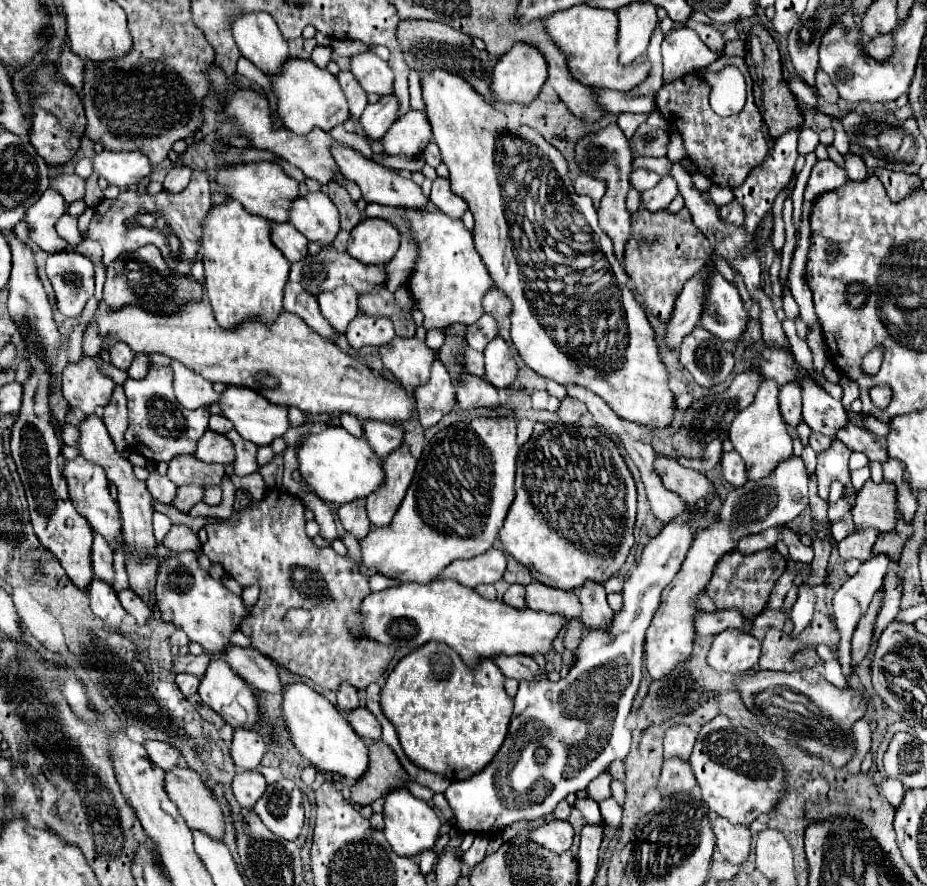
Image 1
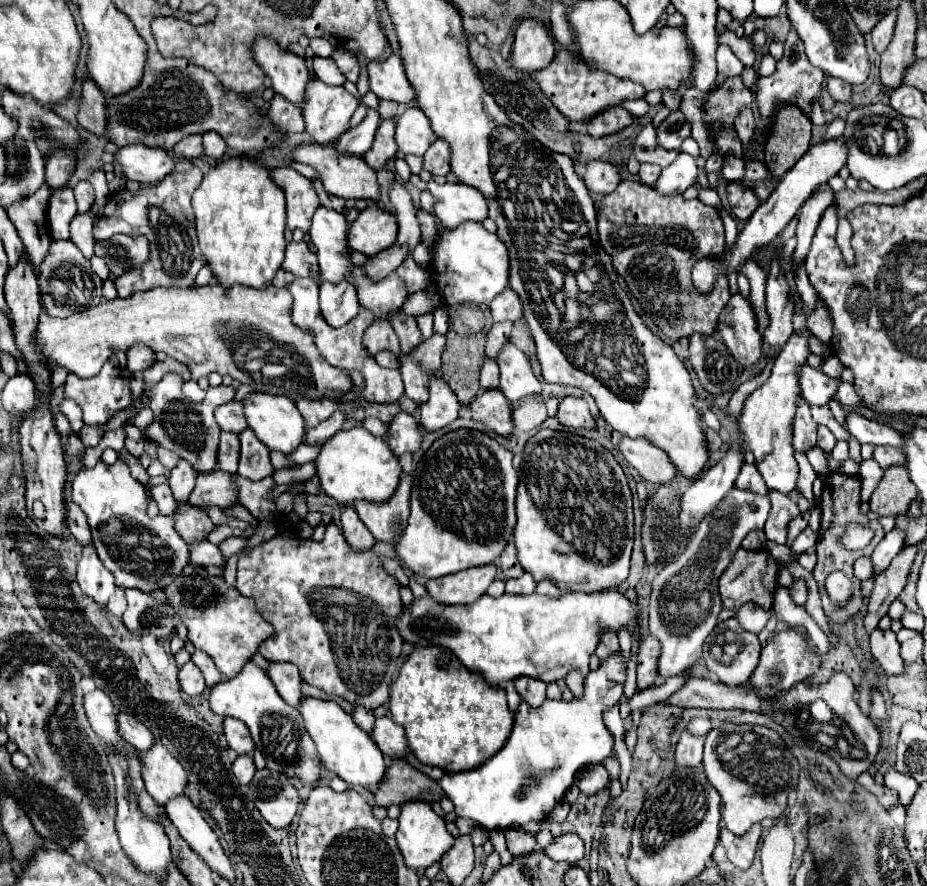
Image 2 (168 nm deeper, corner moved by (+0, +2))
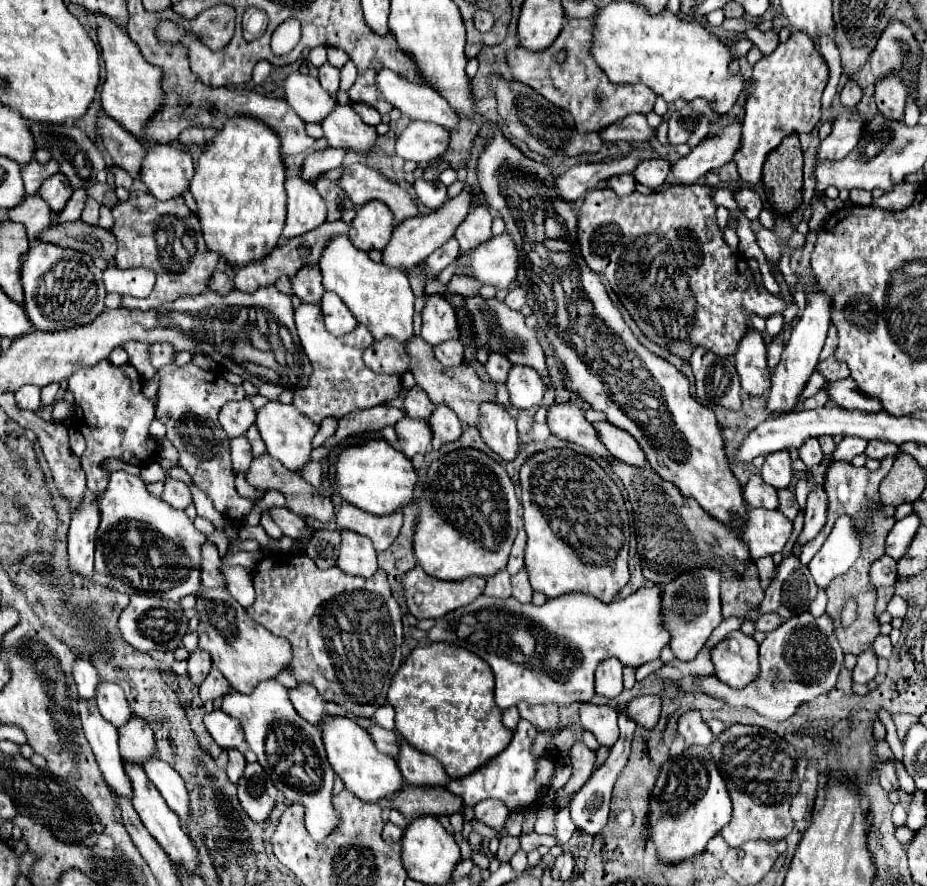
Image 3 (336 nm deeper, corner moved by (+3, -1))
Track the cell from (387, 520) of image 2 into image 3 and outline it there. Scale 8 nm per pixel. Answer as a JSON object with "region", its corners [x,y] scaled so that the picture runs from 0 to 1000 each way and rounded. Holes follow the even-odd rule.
{"region":[[[370,568],[361,581],[361,588],[366,597],[376,597],[376,599],[398,606],[402,611],[405,622],[415,622],[417,617],[422,617],[422,613],[430,604],[430,597],[435,593],[435,579],[426,577],[426,579],[409,584],[409,581],[389,577],[383,570]]]}

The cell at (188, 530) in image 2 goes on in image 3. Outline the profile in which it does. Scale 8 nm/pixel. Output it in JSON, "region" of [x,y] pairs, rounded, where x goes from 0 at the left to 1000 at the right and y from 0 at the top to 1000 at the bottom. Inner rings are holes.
{"region":[[[221,611],[217,615],[217,660],[219,663],[241,663],[236,640],[238,640],[238,629],[232,613]]]}

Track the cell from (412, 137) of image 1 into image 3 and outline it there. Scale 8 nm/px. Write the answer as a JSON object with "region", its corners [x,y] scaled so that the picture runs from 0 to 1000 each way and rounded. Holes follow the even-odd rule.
{"region":[[[443,137],[437,148],[428,155],[426,173],[437,182],[458,184],[482,168],[484,150],[469,139],[458,137]]]}

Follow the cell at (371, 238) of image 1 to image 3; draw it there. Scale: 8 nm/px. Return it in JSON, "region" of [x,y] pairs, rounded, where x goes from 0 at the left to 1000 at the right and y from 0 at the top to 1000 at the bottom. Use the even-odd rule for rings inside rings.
{"region":[[[409,227],[392,231],[376,258],[379,274],[389,283],[413,283],[424,265],[424,243],[422,236]]]}

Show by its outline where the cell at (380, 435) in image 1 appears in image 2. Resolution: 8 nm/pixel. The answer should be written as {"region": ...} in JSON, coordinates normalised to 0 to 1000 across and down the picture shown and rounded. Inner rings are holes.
{"region":[[[431,465],[421,479],[419,479],[419,501],[427,515],[438,512],[438,510],[449,510],[455,501],[455,485],[451,474],[440,467]]]}

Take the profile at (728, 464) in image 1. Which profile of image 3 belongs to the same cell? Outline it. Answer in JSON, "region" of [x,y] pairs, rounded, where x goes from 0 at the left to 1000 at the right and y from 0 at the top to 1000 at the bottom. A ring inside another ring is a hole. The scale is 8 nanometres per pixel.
{"region":[[[819,534],[810,536],[808,543],[802,547],[802,563],[804,563],[806,572],[823,572],[823,574],[836,574],[838,572],[836,550],[823,545]]]}

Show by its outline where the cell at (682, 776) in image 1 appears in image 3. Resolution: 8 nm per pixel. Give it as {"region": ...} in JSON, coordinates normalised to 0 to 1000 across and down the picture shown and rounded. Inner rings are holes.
{"region":[[[741,802],[732,809],[732,818],[730,818],[732,830],[739,834],[741,843],[754,841],[754,843],[765,843],[769,836],[769,830],[765,825],[765,821],[761,818],[761,814],[756,812],[754,802]]]}

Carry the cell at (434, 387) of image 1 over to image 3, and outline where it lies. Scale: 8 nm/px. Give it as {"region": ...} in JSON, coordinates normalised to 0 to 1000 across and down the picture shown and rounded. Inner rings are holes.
{"region":[[[471,457],[463,471],[463,480],[467,486],[467,507],[474,507],[482,498],[495,495],[499,480],[495,471],[480,457]]]}

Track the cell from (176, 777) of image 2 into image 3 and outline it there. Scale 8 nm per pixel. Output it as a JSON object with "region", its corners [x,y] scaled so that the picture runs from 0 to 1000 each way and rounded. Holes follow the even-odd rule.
{"region":[[[146,807],[146,812],[141,812],[133,825],[128,825],[128,845],[133,859],[154,866],[159,857],[169,852],[169,836],[163,821],[159,821],[159,816]]]}

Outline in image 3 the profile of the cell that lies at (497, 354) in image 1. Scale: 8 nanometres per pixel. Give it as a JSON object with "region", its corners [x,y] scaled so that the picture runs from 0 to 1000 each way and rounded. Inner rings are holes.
{"region":[[[551,412],[547,423],[547,441],[549,453],[556,462],[571,462],[584,455],[586,450],[586,430],[584,423],[569,412]]]}

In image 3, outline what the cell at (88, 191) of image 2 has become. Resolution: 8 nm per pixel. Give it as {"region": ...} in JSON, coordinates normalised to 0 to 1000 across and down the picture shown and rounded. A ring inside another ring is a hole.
{"region":[[[94,222],[87,249],[96,252],[96,254],[105,254],[105,247],[107,247],[107,229],[100,222]]]}

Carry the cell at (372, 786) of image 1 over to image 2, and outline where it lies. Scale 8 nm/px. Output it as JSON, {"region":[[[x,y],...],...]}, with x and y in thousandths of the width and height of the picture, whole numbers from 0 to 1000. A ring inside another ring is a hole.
{"region":[[[423,858],[419,871],[410,887],[403,892],[403,901],[408,910],[419,912],[421,907],[434,910],[442,903],[460,903],[475,905],[472,901],[472,883],[451,871],[438,858]]]}

